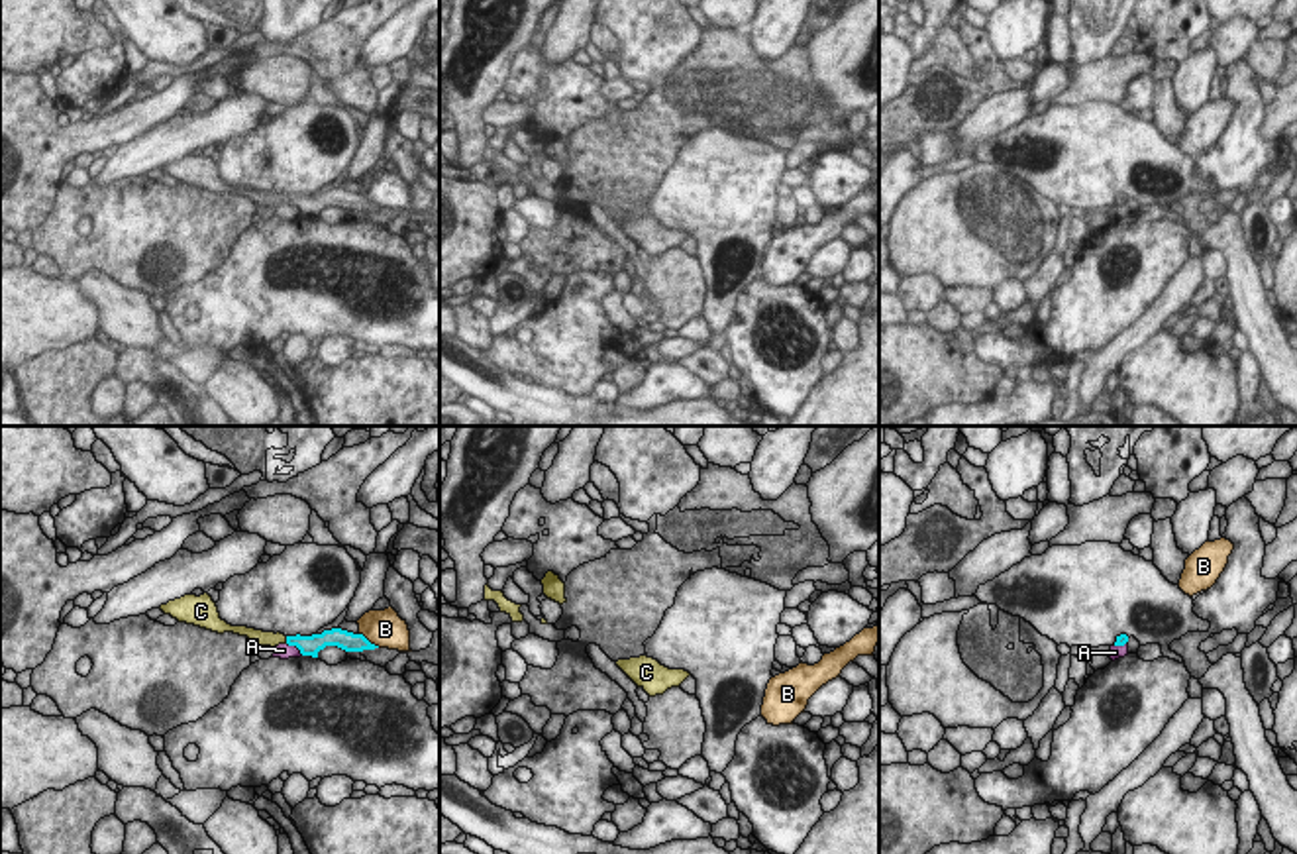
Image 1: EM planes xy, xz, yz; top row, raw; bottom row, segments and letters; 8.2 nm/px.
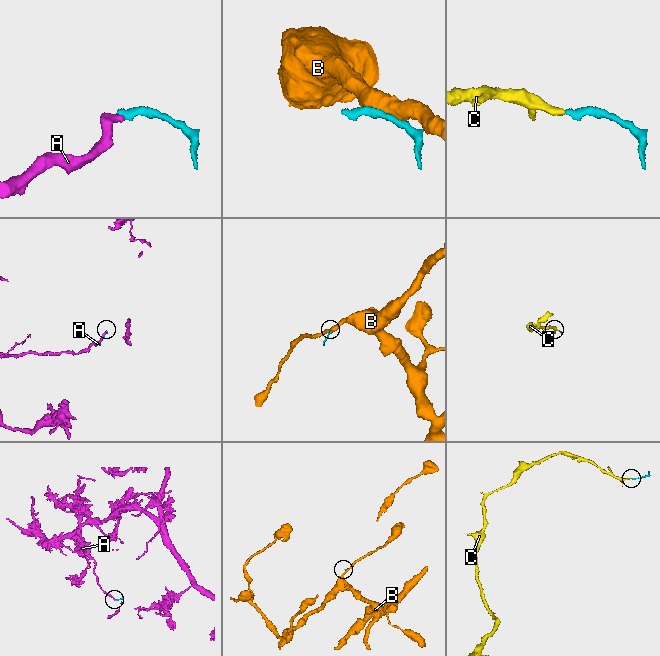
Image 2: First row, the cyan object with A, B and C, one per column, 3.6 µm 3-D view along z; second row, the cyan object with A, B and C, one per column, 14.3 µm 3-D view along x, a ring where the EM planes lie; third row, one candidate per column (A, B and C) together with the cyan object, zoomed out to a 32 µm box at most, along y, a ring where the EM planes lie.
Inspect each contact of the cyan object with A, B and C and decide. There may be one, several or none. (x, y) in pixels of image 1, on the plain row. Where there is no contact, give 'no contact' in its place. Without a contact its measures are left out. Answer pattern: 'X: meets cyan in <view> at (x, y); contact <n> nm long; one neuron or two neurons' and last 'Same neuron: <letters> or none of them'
A: meets cyan in xy at (295, 205); contact 180 nm long; two neurons
B: meets cyan in xy at (367, 201); contact 220 nm long; two neurons
C: meets cyan in xy at (287, 201); contact 70 nm long; one neuron
Same neuron: C

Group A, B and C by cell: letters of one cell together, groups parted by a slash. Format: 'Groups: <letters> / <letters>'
Groups: A / B / C.

